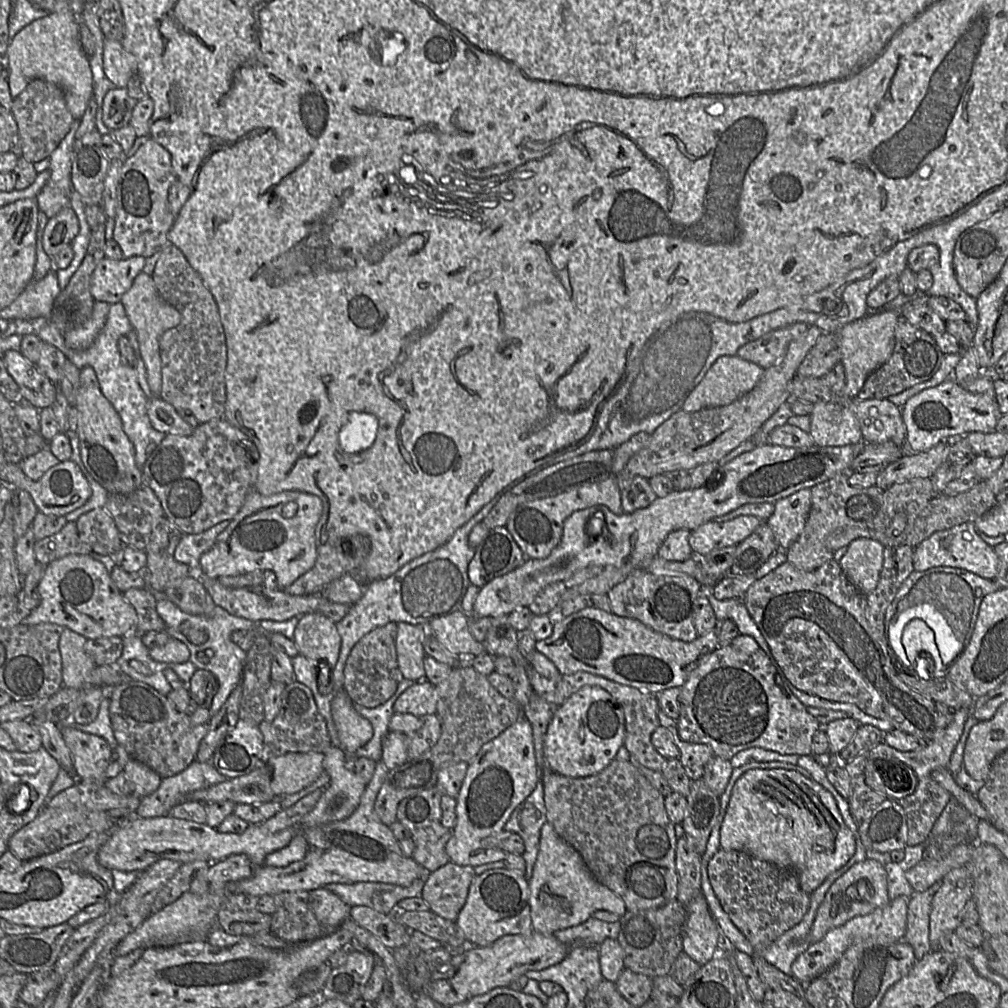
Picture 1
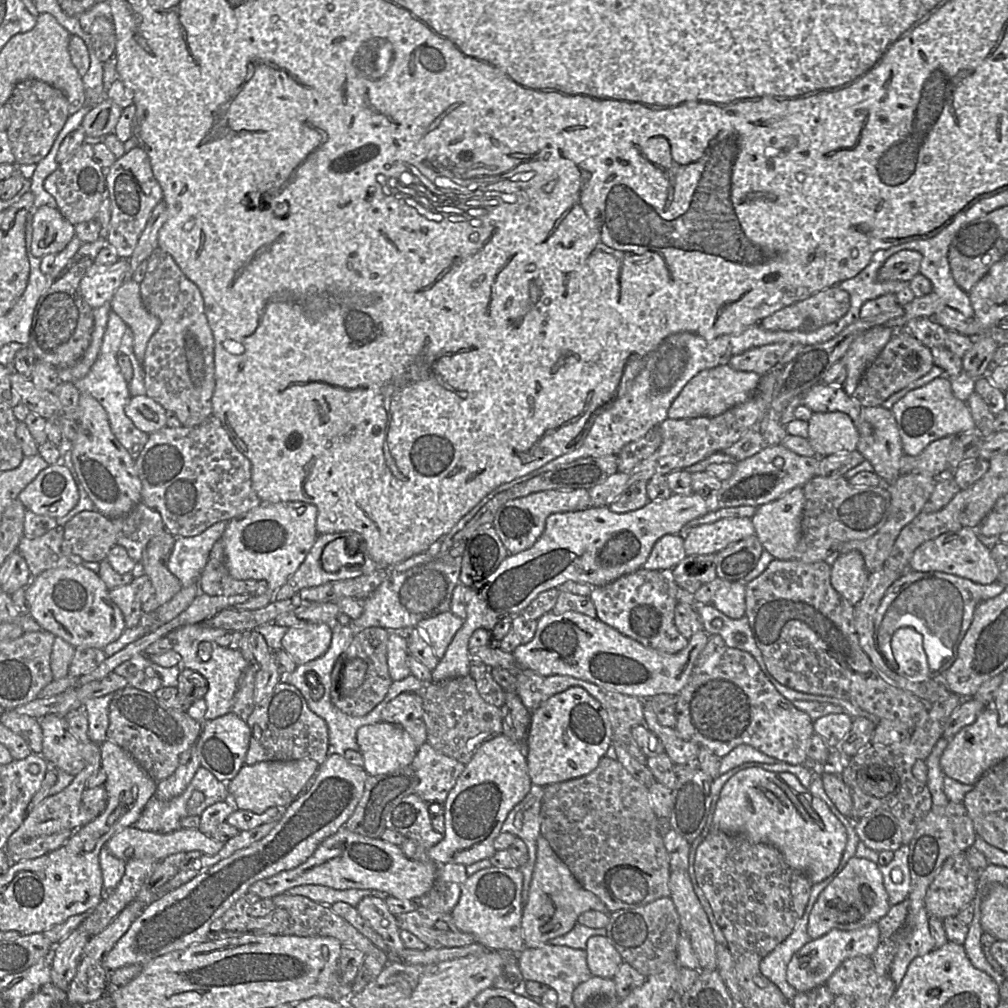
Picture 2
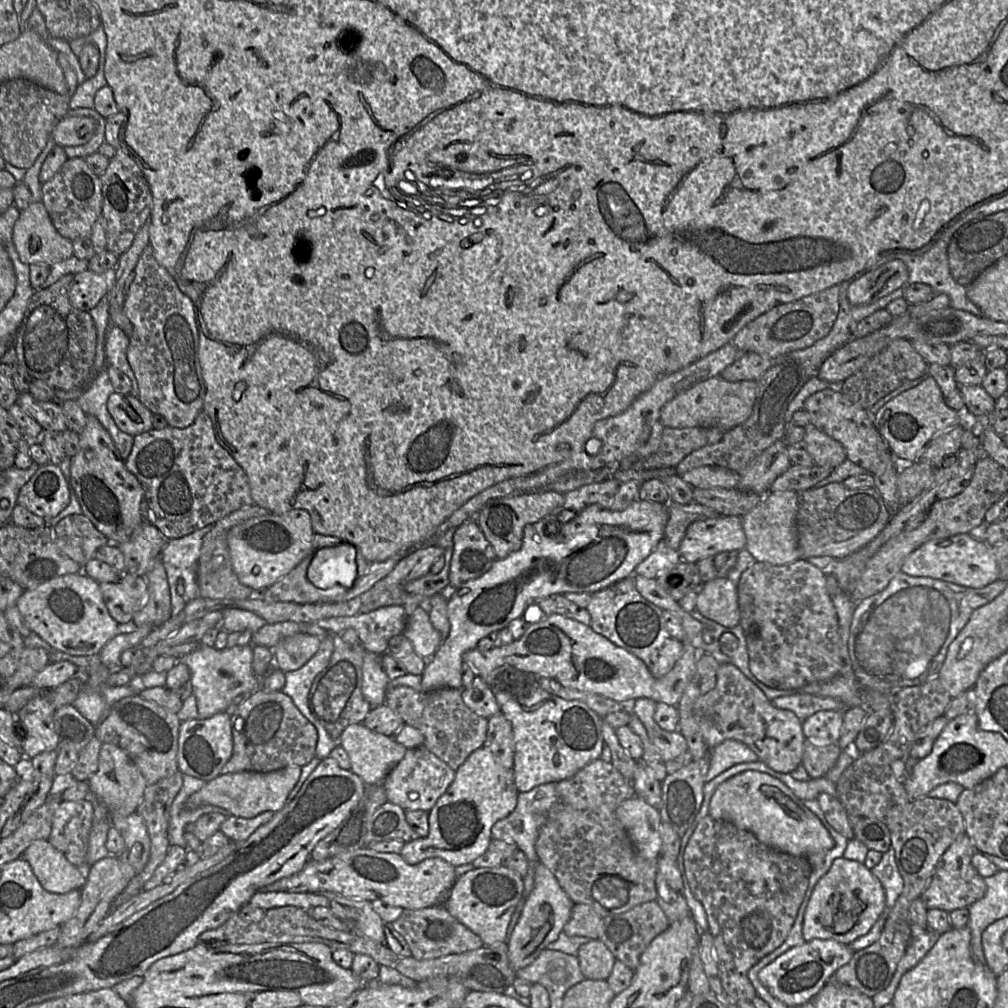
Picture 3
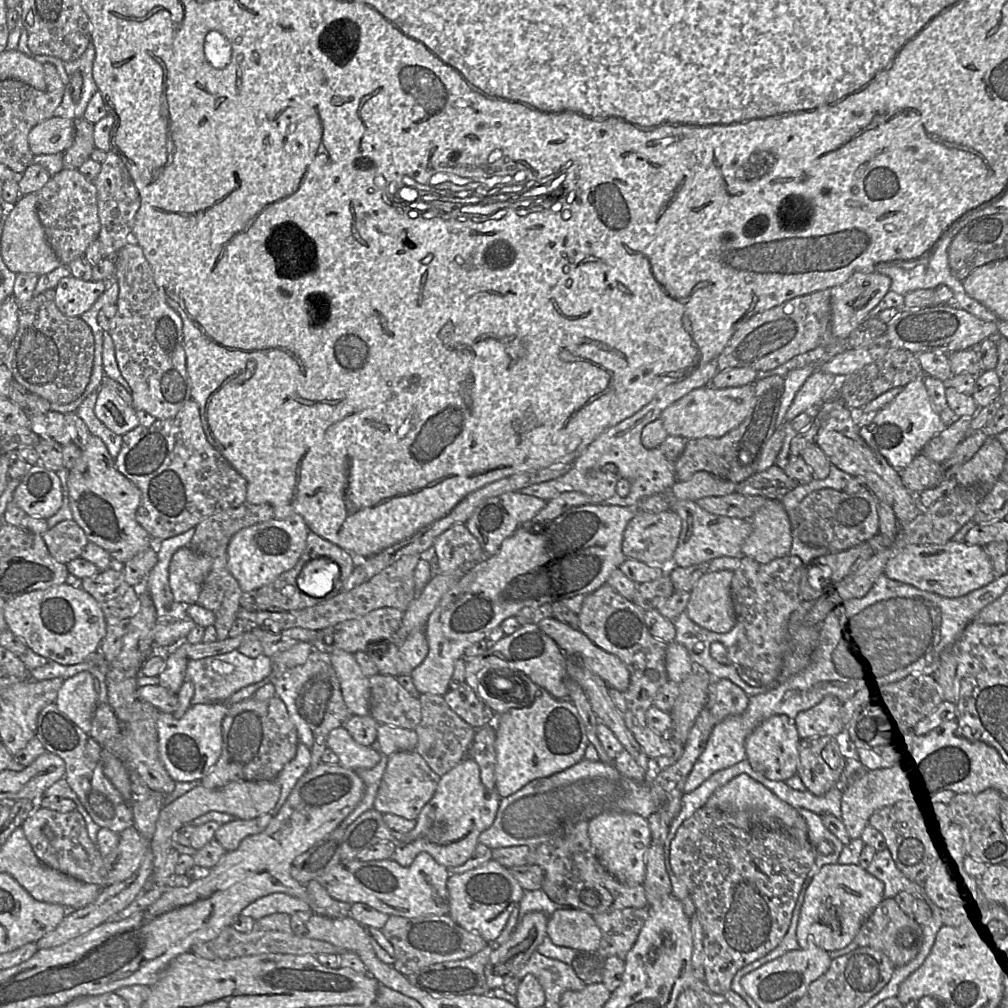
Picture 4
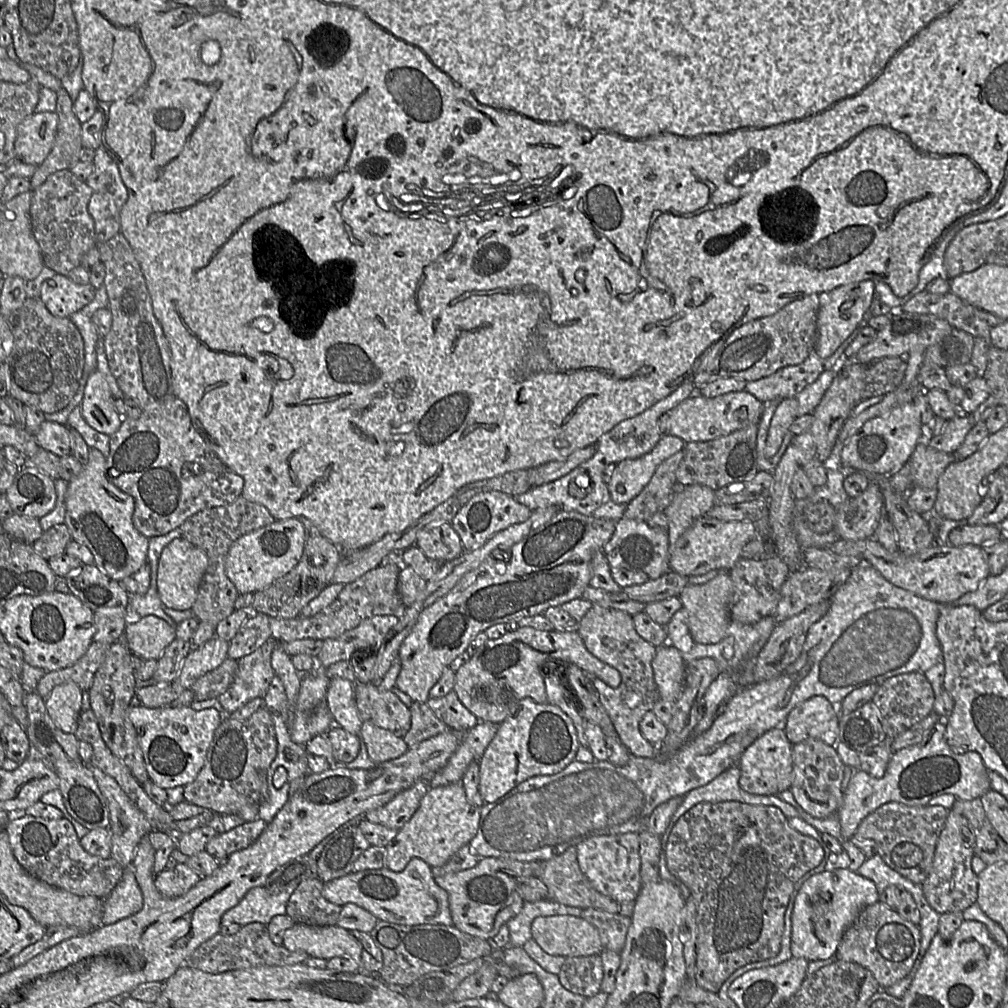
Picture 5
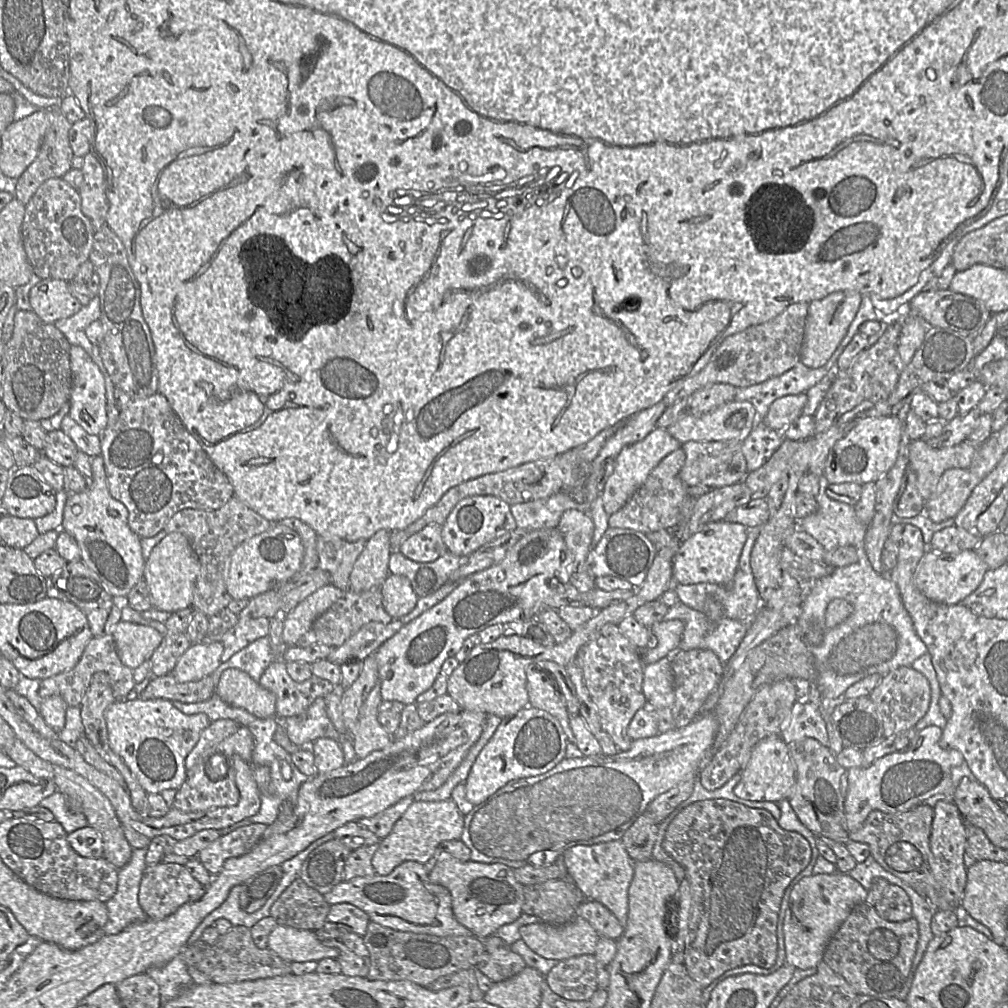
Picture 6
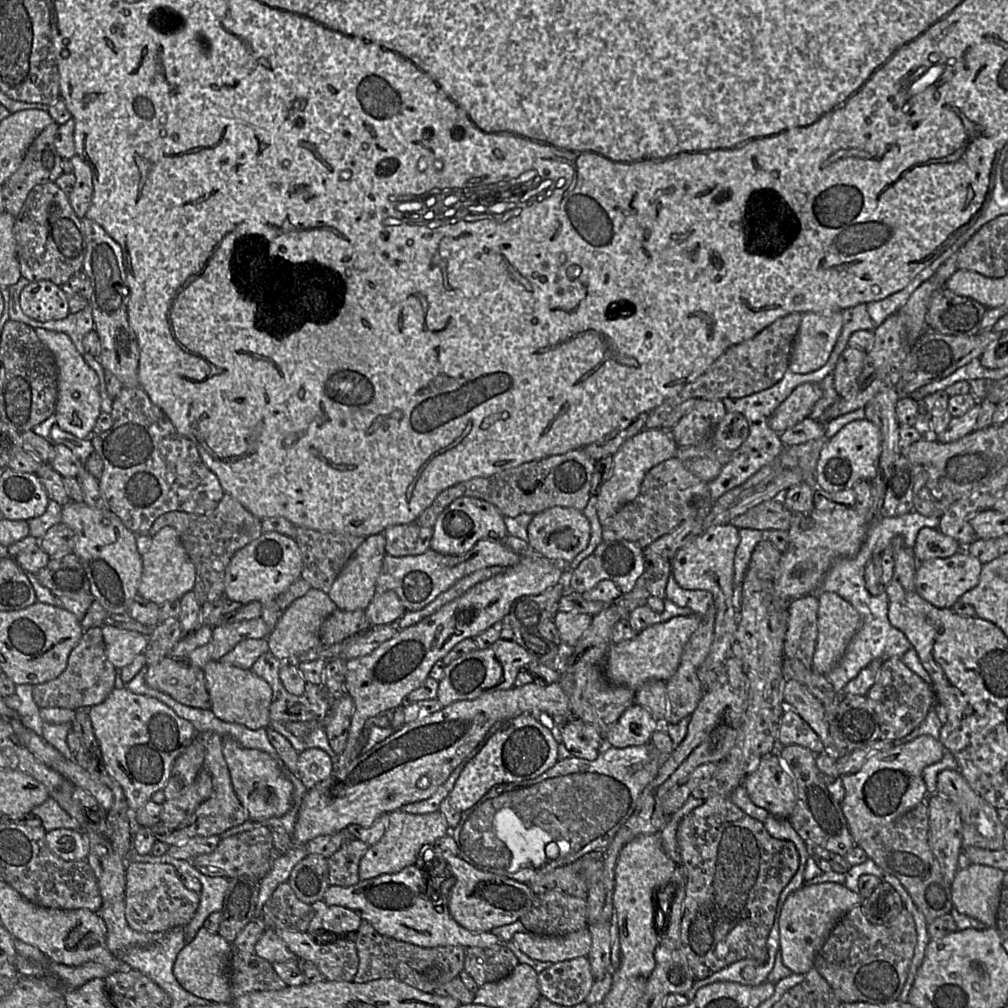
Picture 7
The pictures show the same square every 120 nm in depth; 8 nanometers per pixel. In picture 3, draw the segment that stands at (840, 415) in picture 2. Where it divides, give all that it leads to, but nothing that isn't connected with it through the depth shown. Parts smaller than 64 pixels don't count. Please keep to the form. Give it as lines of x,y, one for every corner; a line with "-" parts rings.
813,425
806,426
802,446
809,452
814,463
818,466
836,468
843,460
847,460
844,446

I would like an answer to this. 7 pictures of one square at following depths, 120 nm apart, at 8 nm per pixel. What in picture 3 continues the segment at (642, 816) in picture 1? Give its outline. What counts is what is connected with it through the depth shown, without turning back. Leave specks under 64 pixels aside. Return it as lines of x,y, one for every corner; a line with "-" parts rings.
598,758
589,762
572,777
556,782
556,791
558,799
538,830
535,851
539,862
552,872
573,903
592,907
604,919
656,900
657,858
646,859
636,853
627,832
616,816
618,806
623,801
635,797
632,781
624,777
610,761

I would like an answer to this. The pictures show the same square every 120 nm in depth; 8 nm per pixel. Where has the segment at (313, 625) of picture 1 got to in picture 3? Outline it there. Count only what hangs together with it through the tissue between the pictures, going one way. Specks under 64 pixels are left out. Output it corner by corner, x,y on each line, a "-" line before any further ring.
300,632
284,638
273,649
274,666
283,672
300,669
318,651
322,639

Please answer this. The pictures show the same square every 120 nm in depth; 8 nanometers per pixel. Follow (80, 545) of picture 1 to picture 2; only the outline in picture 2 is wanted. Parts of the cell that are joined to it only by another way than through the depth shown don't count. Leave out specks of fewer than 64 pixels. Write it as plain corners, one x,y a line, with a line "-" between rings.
57,526
42,536
28,538
24,536
17,551
25,559
31,579
49,569
71,568
82,565
83,559
78,555
66,555
61,550
64,528

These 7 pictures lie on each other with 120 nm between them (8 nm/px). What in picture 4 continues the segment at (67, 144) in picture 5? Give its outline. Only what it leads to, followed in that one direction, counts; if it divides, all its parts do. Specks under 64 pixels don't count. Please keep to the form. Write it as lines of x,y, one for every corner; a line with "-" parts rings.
83,117
74,118
75,135
73,142
69,148
63,152
63,167
68,169
78,169
93,152
94,125

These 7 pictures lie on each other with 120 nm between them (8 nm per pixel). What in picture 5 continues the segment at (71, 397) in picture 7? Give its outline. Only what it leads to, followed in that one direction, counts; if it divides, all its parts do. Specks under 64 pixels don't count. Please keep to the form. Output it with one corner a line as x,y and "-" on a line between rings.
98,370
92,372
84,388
81,413
93,429
109,436
119,429
124,418
128,418
117,413
114,400
103,374

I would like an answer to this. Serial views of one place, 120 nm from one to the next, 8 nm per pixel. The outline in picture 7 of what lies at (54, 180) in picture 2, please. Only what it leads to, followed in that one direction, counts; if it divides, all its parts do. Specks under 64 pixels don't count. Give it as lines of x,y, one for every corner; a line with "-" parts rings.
55,182
36,185
28,194
23,207
15,217
14,235
22,278
29,282
48,280
60,286
81,271
86,254
86,238
81,219
75,214
69,196

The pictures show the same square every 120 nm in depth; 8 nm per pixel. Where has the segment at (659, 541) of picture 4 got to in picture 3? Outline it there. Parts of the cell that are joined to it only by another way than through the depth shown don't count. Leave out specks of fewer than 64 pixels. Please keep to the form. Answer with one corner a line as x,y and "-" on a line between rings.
669,502
667,504
667,509
669,518
662,542
675,550
679,548
690,524
697,520
718,518
722,516
716,510
696,502
691,502
687,505

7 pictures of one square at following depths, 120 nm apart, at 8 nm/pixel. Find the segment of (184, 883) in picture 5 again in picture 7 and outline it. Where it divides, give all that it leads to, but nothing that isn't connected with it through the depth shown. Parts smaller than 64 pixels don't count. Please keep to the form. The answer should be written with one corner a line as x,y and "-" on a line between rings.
127,862
125,879
125,918
134,931
164,933
174,928
184,928
194,917
200,895
184,886
173,865

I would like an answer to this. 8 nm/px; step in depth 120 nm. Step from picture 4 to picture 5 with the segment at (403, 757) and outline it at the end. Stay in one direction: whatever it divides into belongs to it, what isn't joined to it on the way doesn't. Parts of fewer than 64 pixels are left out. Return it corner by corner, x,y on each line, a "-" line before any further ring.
420,779
397,794
387,804
365,813
363,818
369,822
399,830
412,818
429,789
428,782

